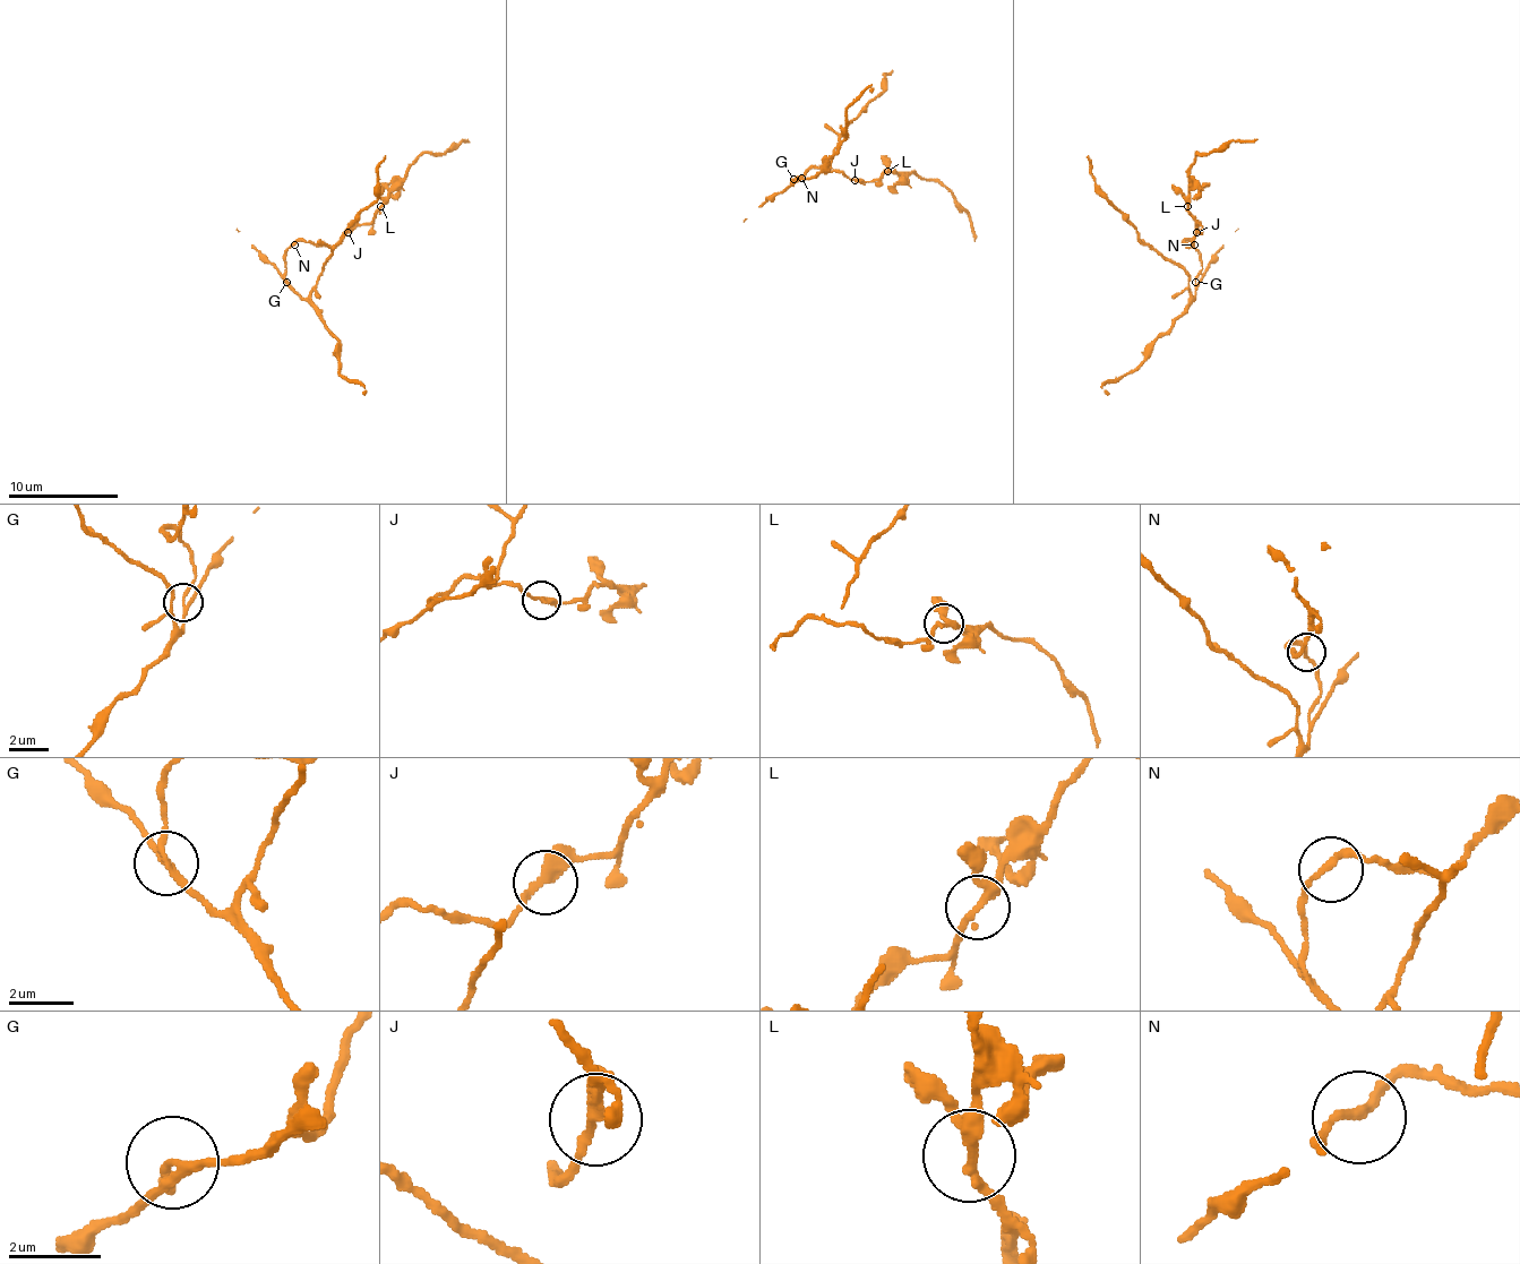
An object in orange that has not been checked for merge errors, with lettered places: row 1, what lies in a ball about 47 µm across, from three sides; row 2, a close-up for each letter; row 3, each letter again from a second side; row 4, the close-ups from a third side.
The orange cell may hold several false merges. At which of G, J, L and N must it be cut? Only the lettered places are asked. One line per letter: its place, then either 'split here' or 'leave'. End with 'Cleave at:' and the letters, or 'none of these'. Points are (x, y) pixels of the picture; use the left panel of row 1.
G: place (286, 282); split here
J: place (348, 232); leave
L: place (380, 206); leave
N: place (294, 244); leave
Cleave at: G

